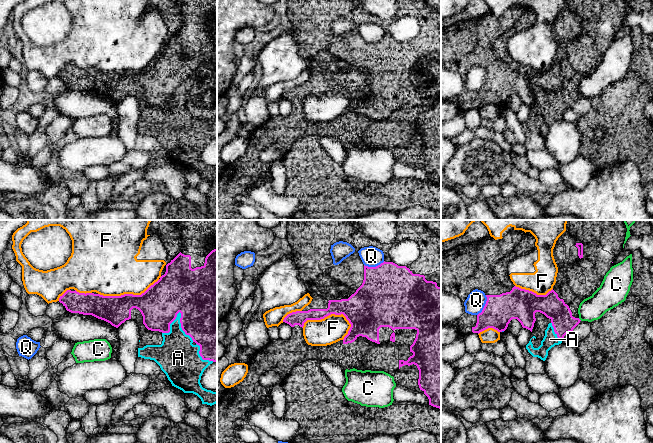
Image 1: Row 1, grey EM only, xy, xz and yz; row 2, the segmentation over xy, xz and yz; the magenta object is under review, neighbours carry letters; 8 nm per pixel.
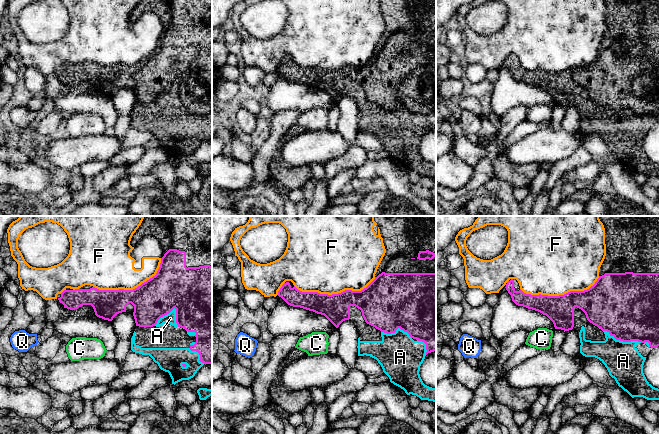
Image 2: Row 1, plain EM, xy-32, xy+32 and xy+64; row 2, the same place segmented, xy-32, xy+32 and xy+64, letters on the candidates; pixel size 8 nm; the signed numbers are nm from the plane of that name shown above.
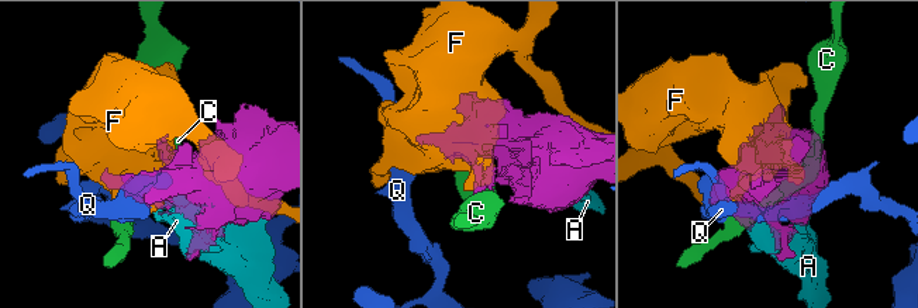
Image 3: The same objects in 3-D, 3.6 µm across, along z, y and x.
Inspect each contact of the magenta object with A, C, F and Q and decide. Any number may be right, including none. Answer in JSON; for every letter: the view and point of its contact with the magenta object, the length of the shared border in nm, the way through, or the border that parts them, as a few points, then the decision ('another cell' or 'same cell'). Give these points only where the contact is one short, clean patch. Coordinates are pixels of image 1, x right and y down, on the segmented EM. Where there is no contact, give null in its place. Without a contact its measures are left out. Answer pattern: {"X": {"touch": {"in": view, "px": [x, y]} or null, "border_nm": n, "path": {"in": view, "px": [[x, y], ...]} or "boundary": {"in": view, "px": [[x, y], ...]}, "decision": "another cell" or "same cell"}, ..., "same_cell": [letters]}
{"A": {"touch": {"in": "xy", "px": [181, 327]}, "border_nm": 280, "decision": "same cell"}, "C": {"touch": {"in": "yz", "px": [579, 319]}, "border_nm": 40, "decision": "another cell"}, "F": {"touch": {"in": "xz", "px": [326, 316]}, "border_nm": 400, "decision": "another cell"}, "Q": {"touch": {"in": "yz", "px": [485, 305]}, "border_nm": 180, "decision": "another cell"}, "same_cell": ["A"]}

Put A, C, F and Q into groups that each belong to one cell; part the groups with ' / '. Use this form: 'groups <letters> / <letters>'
groups A / C / F / Q

